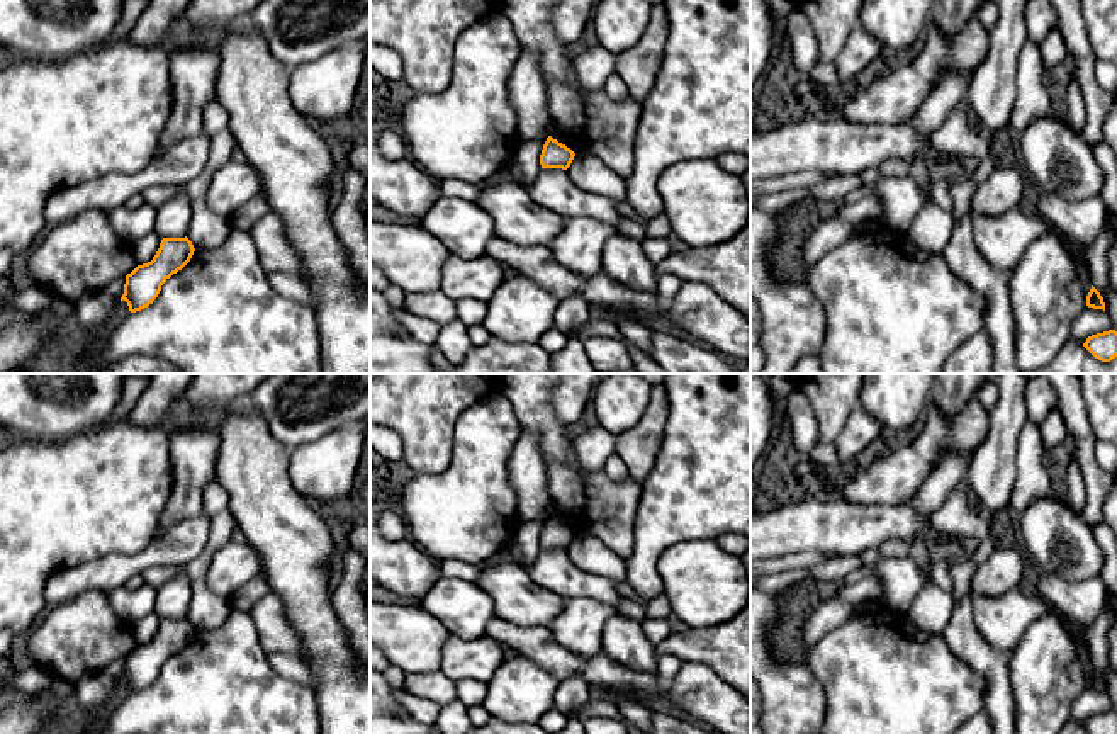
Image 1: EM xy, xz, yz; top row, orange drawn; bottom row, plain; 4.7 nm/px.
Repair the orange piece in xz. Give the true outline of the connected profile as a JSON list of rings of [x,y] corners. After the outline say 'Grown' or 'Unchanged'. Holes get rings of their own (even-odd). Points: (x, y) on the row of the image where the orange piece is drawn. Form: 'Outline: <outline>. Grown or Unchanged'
Outline: [[[552,136],[547,138],[542,155],[540,165],[542,168],[562,168],[567,170],[574,160],[575,153],[565,144],[558,143]]]. Unchanged

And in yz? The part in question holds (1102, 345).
Outline: [[[1109,330],[1086,338],[1083,347],[1098,360],[1110,362],[1117,357],[1117,331]]]. Unchanged

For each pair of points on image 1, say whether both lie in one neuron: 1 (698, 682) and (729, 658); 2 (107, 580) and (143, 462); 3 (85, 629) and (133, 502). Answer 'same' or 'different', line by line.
1: different
2: different
3: different

